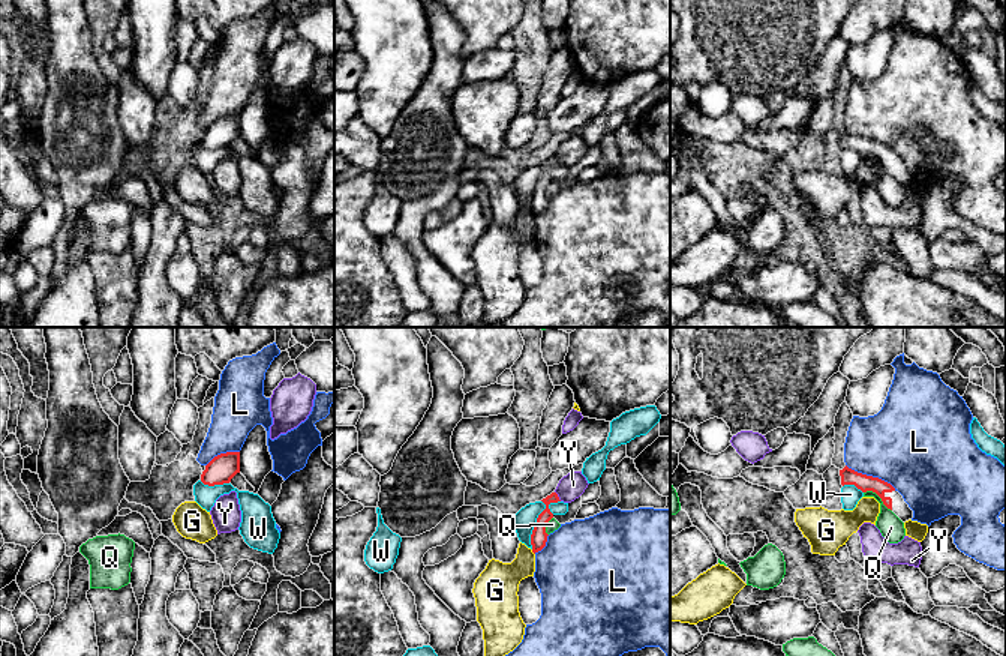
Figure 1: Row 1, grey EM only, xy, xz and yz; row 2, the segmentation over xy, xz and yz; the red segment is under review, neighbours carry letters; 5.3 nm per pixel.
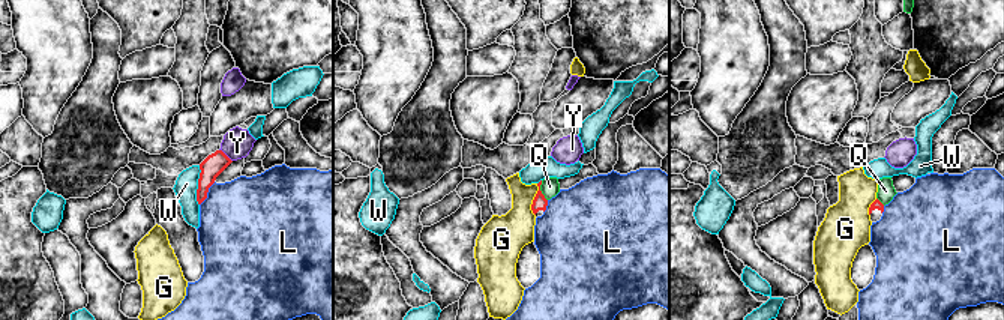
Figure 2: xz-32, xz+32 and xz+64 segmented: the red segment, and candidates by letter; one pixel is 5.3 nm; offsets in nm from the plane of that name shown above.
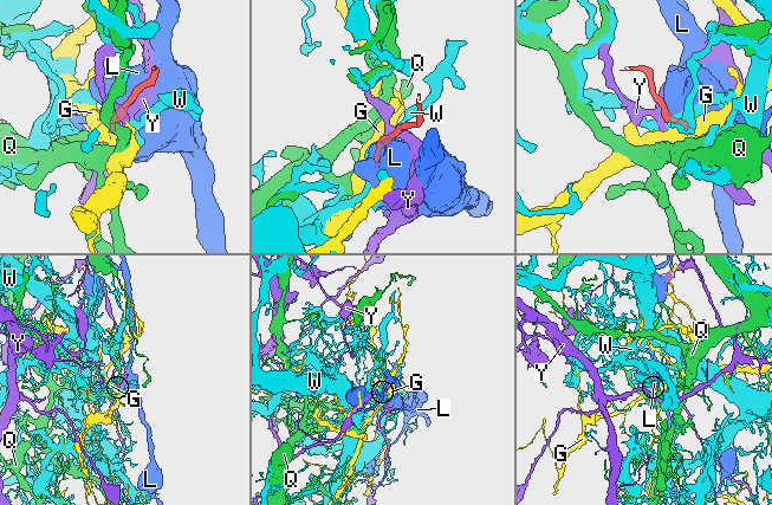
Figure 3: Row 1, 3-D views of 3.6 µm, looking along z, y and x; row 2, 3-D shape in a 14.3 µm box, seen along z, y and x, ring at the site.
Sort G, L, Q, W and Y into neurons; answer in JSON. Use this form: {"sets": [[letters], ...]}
{"sets": [["G"], ["L"], ["Q"], ["W"], ["Y"]]}

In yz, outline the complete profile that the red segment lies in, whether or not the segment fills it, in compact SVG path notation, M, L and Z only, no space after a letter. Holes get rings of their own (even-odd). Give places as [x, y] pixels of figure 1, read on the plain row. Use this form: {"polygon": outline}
{"polygon": "M847 129L840 134L841 149L855 149L862 156L876 156L883 168L891 173L903 186L913 182L913 174L904 165L903 159L888 146L858 137Z"}

